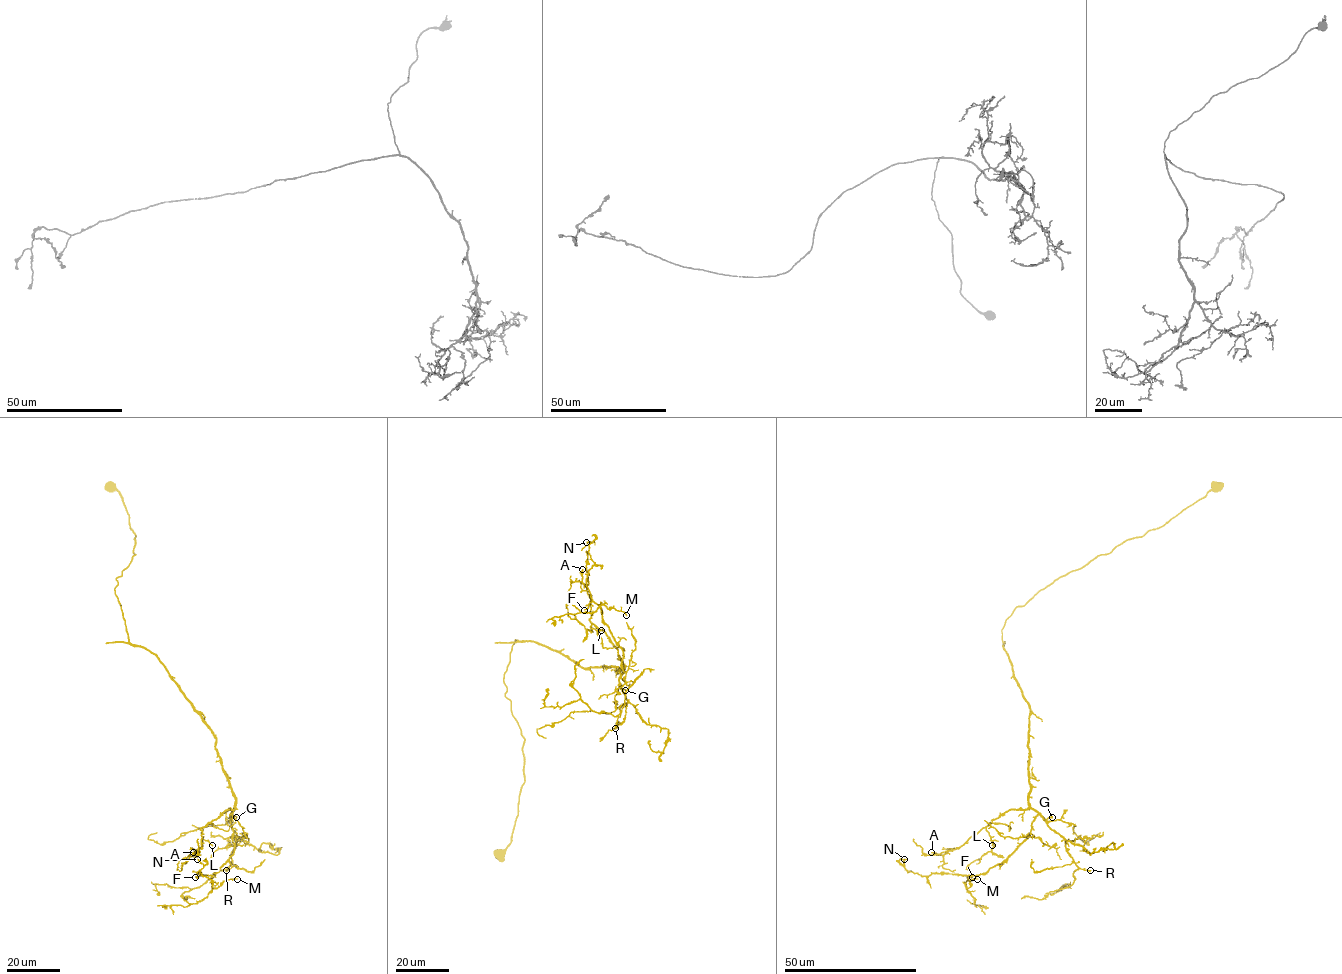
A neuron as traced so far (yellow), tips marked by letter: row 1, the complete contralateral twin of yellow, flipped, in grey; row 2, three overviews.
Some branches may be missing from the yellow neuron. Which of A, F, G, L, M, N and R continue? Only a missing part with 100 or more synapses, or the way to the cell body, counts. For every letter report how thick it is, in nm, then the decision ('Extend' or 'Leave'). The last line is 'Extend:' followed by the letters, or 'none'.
A: Thickness 280 nm. Leave
F: Thickness 150 nm. Leave
G: Thickness 160 nm. Leave
L: Thickness 160 nm. Leave
M: Thickness 100 nm. Leave
N: Thickness 160 nm. Leave
R: Thickness 320 nm. Leave
Extend: none

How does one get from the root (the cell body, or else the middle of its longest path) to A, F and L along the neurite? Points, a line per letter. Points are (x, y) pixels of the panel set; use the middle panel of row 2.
A: (501, 856), (524, 782), (524, 738), (503, 681), (515, 640), (582, 668), (624, 667), (589, 619), (582, 569)
F: (501, 856), (524, 782), (503, 681), (515, 640), (623, 673), (601, 609), (584, 610)
L: (501, 856), (524, 782), (503, 681), (512, 645), (624, 667), (590, 626), (601, 630)

